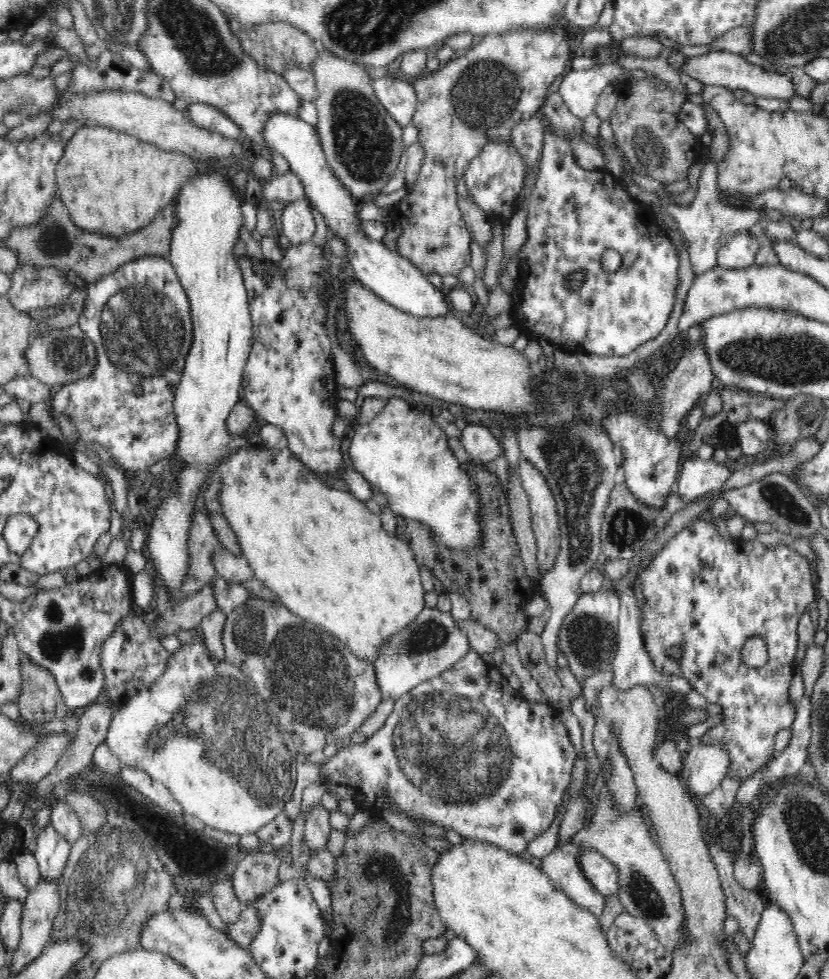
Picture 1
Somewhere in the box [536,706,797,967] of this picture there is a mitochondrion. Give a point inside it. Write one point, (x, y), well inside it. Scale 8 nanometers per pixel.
(641, 891)

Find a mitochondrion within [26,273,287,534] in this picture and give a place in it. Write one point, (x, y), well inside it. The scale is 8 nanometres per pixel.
(142, 330)

